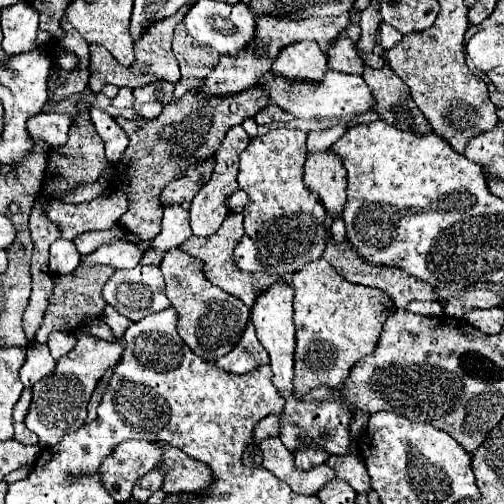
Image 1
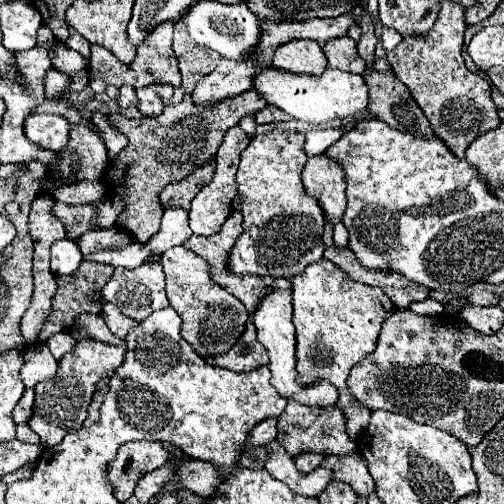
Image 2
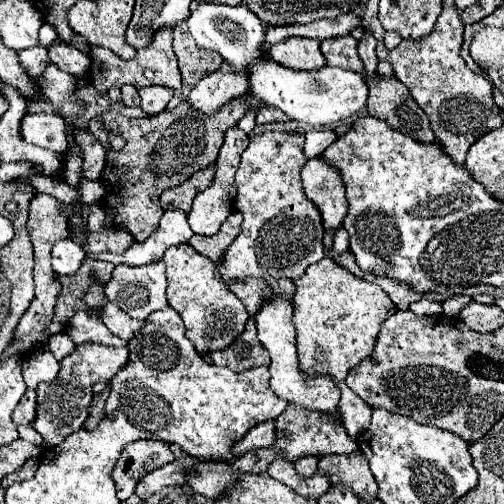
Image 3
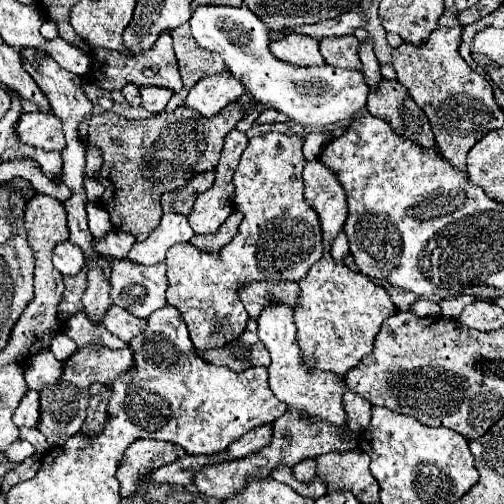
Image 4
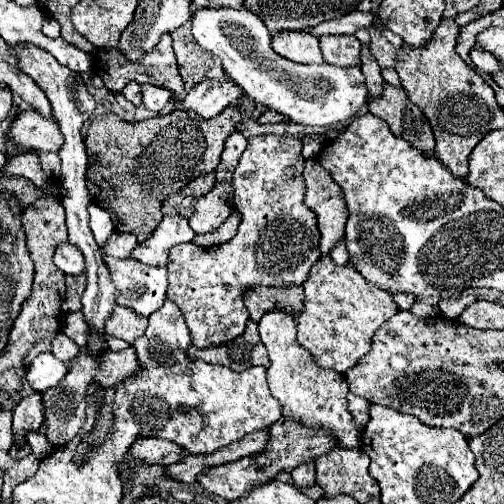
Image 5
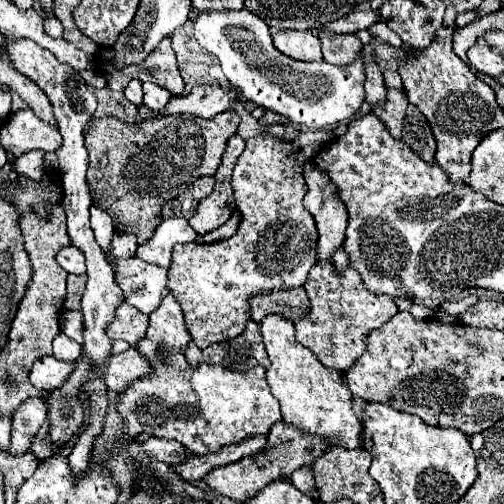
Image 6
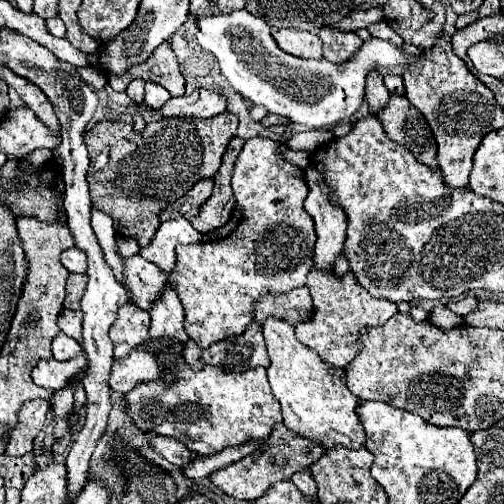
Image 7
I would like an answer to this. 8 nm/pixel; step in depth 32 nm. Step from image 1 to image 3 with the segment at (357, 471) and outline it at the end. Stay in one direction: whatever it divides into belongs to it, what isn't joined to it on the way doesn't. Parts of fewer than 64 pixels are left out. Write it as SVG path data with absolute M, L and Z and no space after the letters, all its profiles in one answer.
M362 452L352 454L328 454L322 456L318 468L330 476L332 484L346 484L354 494L366 502L376 498L378 484L368 468L368 460Z

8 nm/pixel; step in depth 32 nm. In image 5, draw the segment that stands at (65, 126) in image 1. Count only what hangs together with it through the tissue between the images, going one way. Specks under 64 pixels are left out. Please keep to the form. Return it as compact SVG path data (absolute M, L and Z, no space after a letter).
M34 110L20 112L16 116L10 128L10 138L18 146L42 152L58 152L64 144L64 136L56 124L56 118L38 116Z

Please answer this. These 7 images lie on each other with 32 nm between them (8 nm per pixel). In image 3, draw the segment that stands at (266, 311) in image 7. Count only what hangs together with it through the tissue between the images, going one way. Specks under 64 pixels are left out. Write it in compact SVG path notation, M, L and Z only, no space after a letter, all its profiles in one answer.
M248 278L248 280L226 280L230 284L230 290L242 300L250 316L256 316L256 308L264 304L264 300L276 296L276 294L288 294L294 296L294 284L290 280L284 280L284 290L280 288L278 280L260 280L260 278Z

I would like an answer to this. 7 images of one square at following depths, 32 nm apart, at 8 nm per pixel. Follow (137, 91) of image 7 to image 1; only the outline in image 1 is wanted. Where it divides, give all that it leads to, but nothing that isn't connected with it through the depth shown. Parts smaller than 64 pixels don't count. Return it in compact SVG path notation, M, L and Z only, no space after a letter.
M120 88L116 98L112 98L114 108L132 108L134 106L134 96L130 88Z

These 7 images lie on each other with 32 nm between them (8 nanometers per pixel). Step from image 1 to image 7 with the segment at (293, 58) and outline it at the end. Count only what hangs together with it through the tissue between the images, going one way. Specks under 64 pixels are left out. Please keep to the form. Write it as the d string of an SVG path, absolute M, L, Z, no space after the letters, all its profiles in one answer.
M280 28L272 36L274 36L278 48L292 54L292 56L316 58L316 60L322 58L322 40L312 32Z

